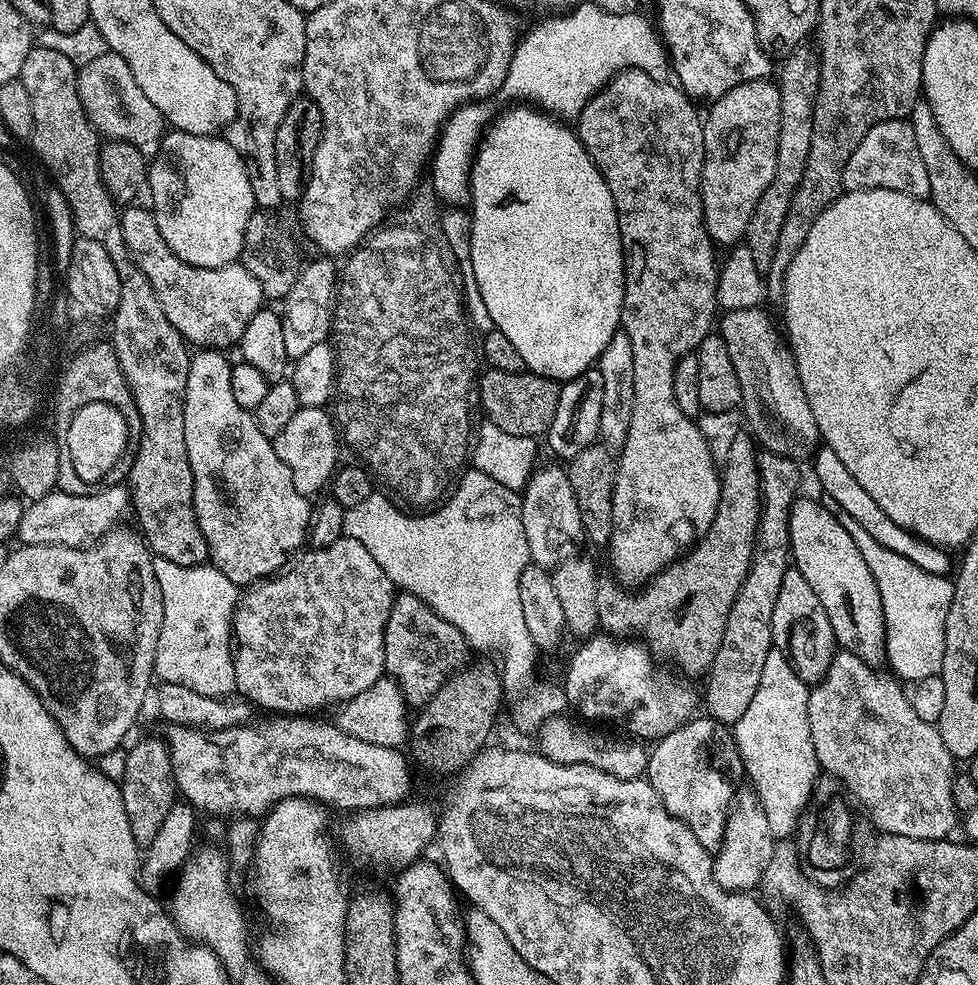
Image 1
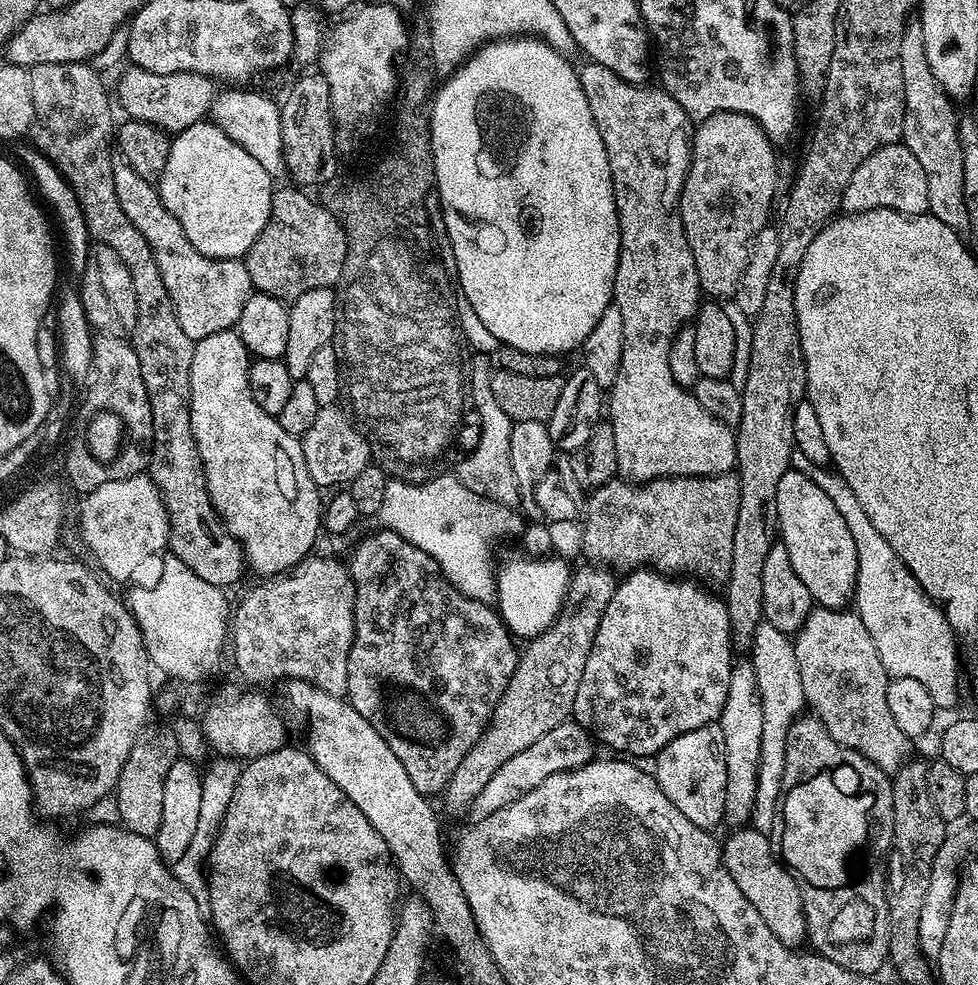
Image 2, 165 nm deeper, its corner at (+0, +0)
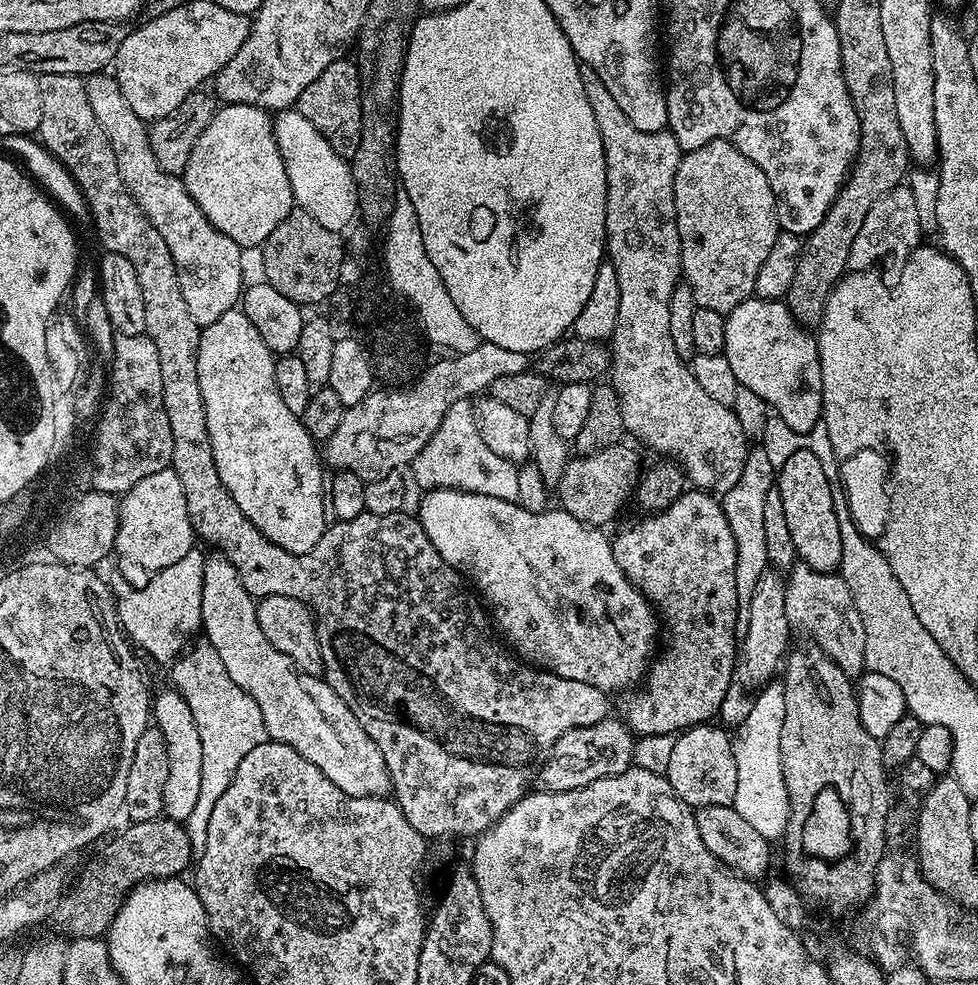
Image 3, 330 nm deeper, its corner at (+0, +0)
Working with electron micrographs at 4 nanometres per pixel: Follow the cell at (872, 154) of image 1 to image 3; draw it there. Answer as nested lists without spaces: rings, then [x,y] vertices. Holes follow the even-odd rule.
[[[897,186],[870,206],[870,211],[866,213],[866,219],[862,222],[862,227],[858,230],[858,235],[854,238],[854,246],[850,246],[850,258],[848,268],[852,270],[868,270],[879,260],[888,259],[896,270],[904,267],[908,261],[910,253],[921,243],[922,233],[918,222],[918,205],[914,200],[911,188],[907,186]]]

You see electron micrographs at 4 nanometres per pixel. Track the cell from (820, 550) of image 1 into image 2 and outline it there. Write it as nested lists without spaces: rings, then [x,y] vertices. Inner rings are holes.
[[[790,470],[786,474],[782,474],[782,479],[778,481],[778,498],[776,499],[776,523],[778,525],[778,536],[782,543],[786,546],[786,554],[790,554],[790,562],[794,565],[794,574],[798,574],[798,578],[802,578],[806,590],[810,590],[813,601],[817,605],[824,608],[848,608],[853,603],[856,595],[856,579],[858,578],[858,550],[854,550],[854,538],[850,535],[850,530],[846,526],[846,518],[842,518],[842,514],[838,514],[838,506],[834,506],[834,498],[830,498],[830,494],[826,494],[826,490],[822,490],[822,486],[818,486],[812,481],[811,475],[807,471],[796,472]]]

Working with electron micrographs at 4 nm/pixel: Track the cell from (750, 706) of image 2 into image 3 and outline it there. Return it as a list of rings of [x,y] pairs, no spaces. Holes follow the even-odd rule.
[[[767,570],[760,576],[752,597],[746,600],[746,630],[738,644],[738,656],[742,661],[742,672],[745,672],[756,686],[763,685],[785,663],[790,651],[788,639],[794,636],[790,622],[786,618],[786,580],[779,571]]]

